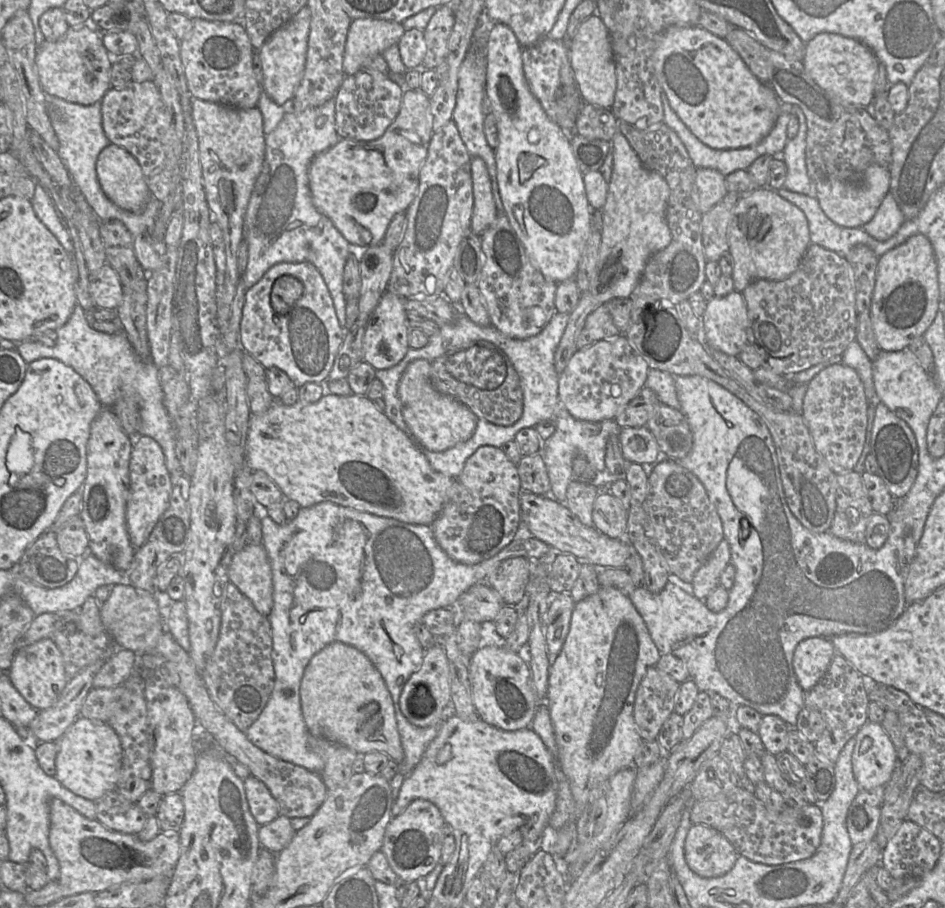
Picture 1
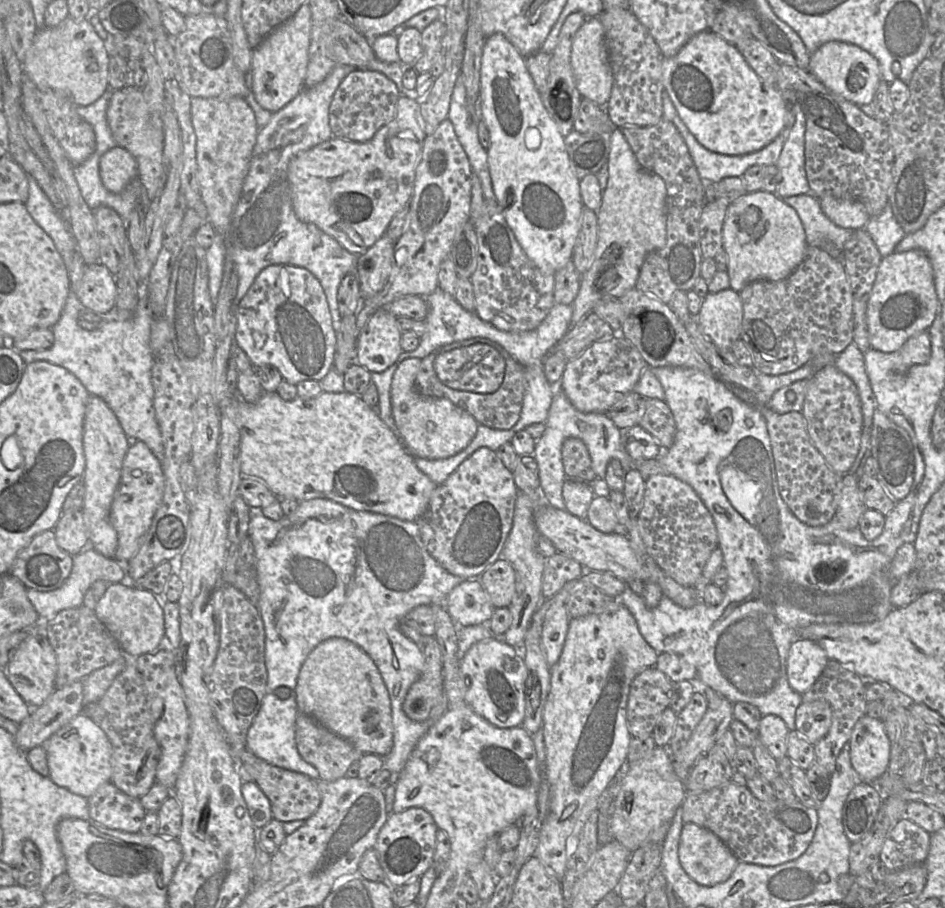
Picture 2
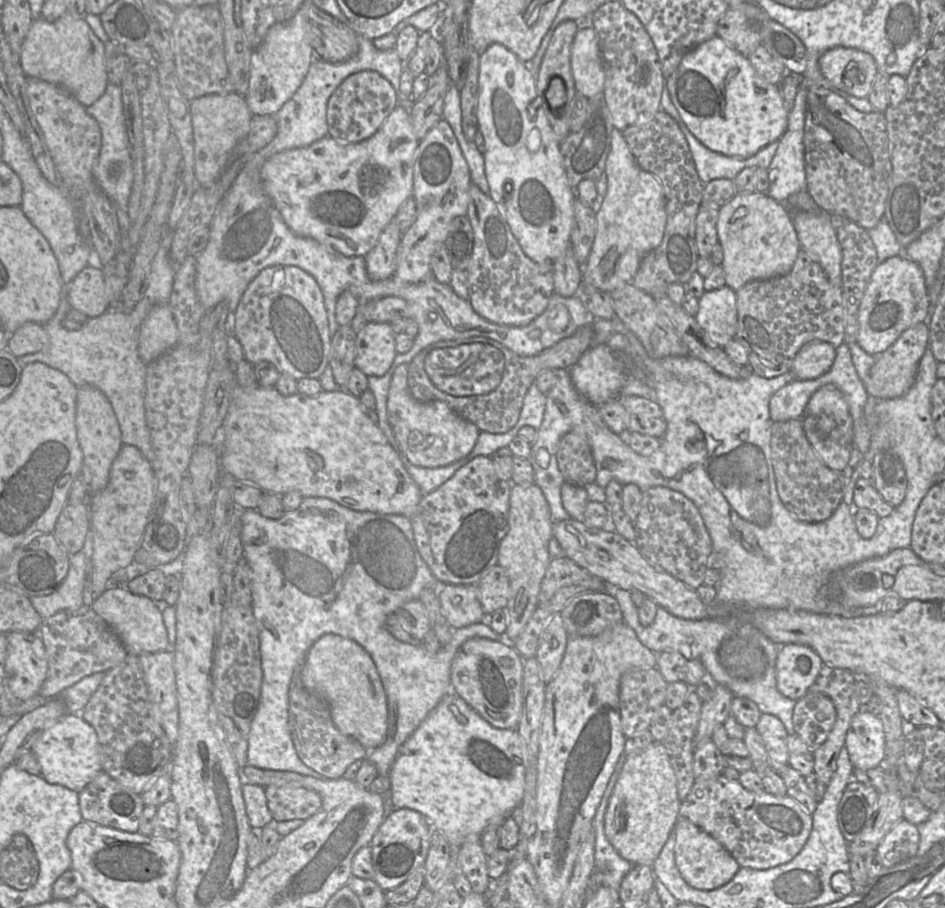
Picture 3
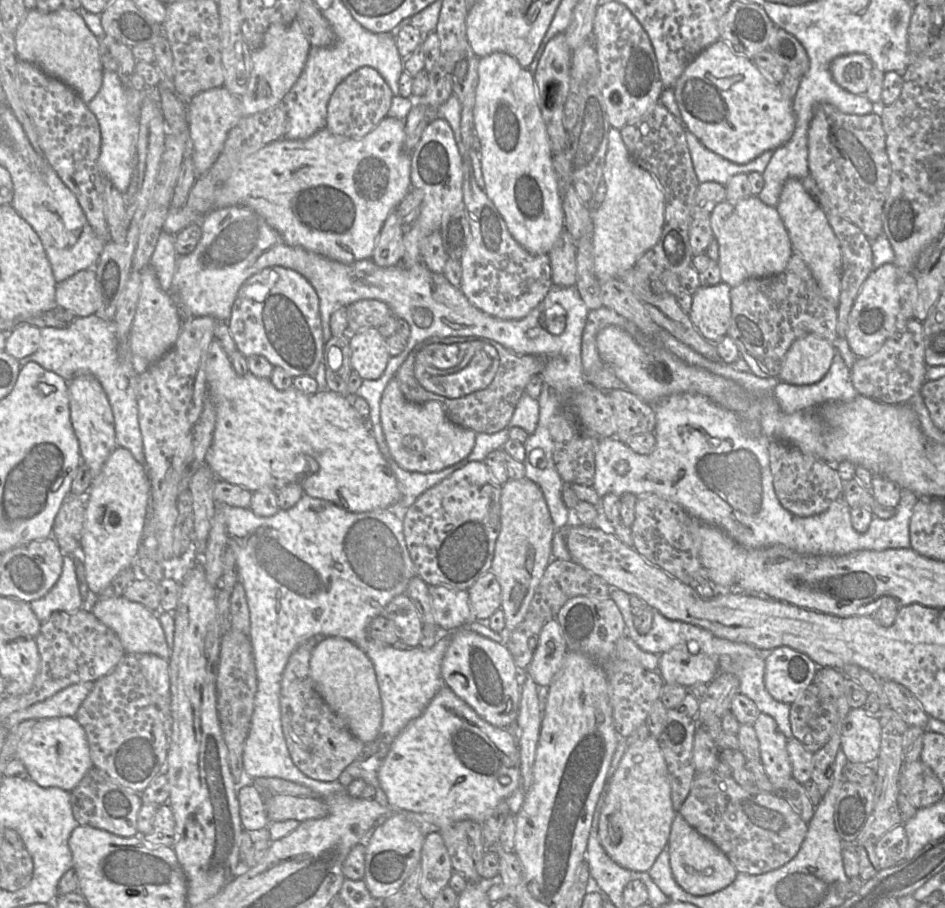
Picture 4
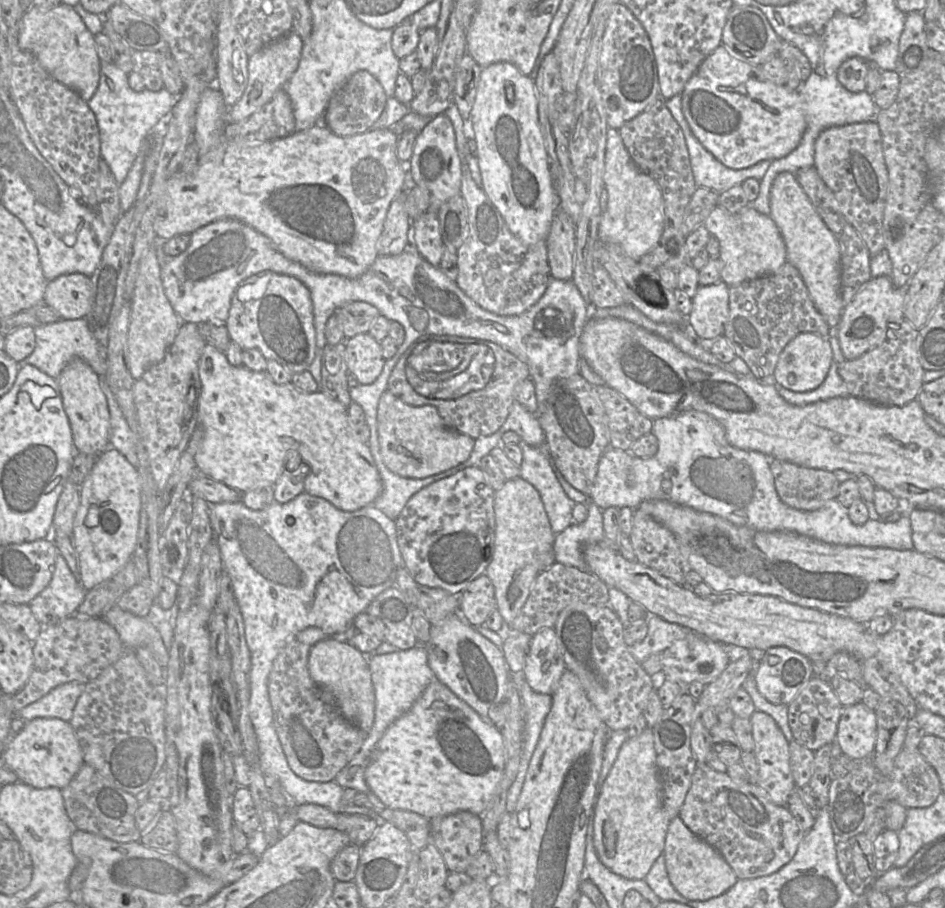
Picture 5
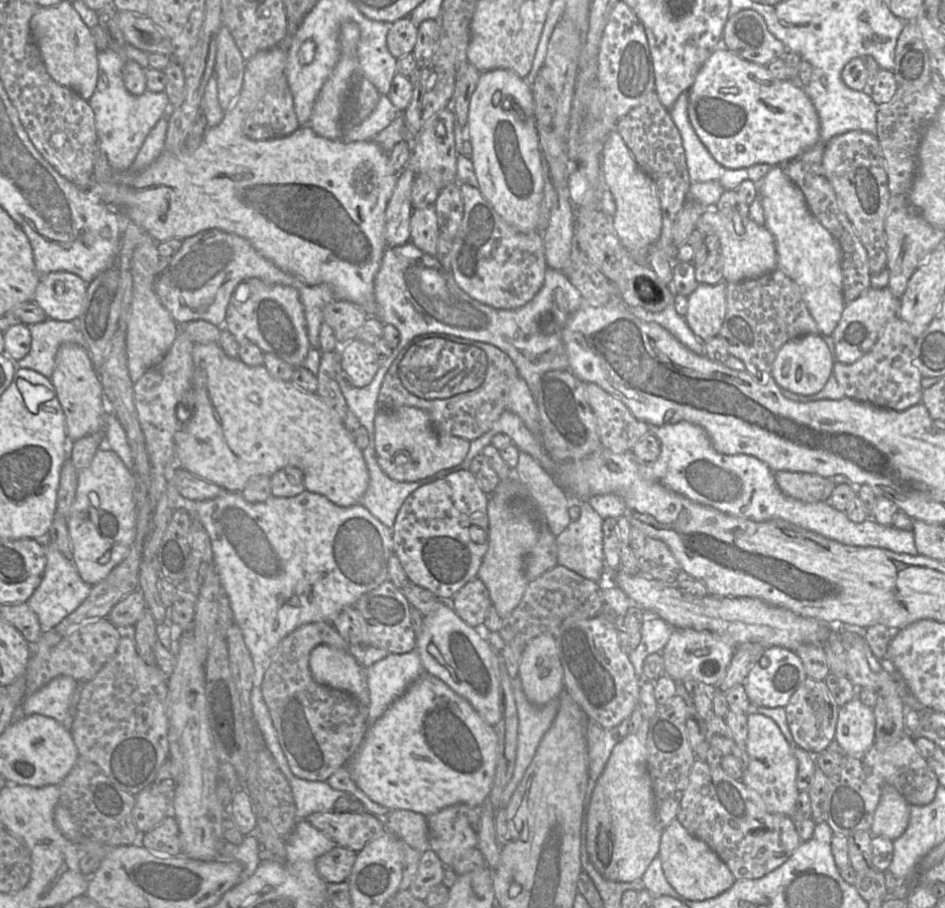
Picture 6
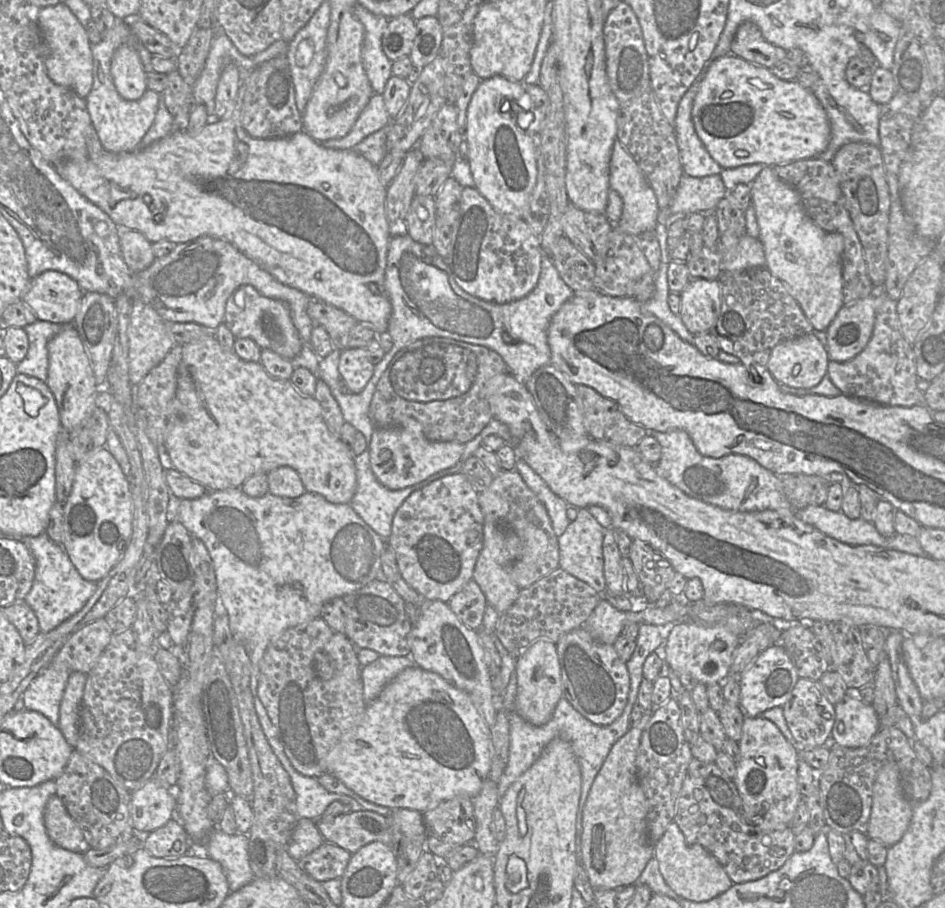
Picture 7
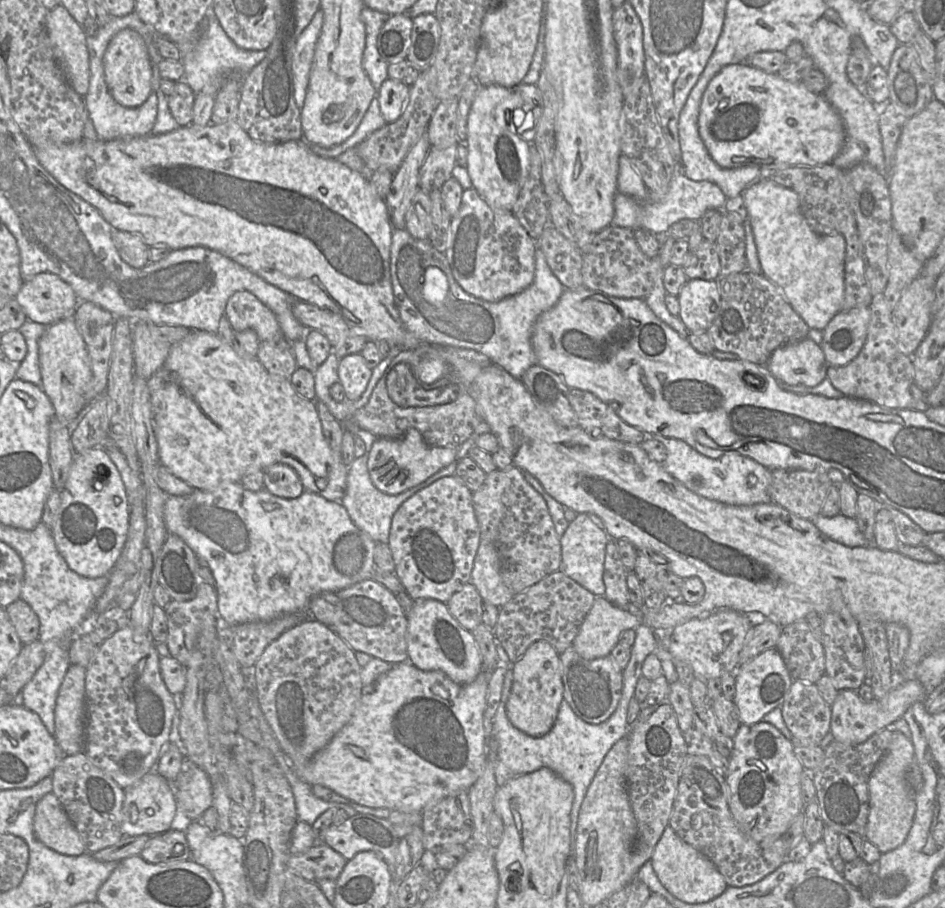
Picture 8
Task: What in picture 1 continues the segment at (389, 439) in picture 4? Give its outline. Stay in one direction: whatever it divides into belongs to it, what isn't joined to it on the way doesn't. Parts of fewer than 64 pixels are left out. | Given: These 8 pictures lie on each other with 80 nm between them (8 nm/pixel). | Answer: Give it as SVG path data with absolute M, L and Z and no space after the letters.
M426 359L411 361L400 379L398 393L404 421L413 436L426 449L441 452L471 438L478 418L463 403L434 389L430 382L430 369L431 362Z

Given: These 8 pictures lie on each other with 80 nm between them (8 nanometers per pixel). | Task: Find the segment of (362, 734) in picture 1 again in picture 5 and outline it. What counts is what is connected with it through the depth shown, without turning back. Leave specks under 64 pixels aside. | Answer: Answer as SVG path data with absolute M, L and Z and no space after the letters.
M328 637L311 648L308 670L312 680L332 697L341 713L367 734L375 717L375 692L369 669L369 657L340 637Z

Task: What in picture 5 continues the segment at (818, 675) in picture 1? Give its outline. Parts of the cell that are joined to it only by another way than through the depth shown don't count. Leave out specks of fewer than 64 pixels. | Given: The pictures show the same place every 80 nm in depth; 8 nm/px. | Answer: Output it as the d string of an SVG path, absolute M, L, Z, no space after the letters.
M785 646L771 647L763 652L763 659L754 663L752 673L755 676L758 691L773 704L788 705L814 676L812 662L806 656Z

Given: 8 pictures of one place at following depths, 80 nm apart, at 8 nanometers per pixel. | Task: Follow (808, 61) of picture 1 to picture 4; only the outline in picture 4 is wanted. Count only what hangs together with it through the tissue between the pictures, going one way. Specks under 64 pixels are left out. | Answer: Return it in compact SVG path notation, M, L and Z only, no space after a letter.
M865 54L839 56L830 63L833 80L844 90L856 95L866 93L874 65Z

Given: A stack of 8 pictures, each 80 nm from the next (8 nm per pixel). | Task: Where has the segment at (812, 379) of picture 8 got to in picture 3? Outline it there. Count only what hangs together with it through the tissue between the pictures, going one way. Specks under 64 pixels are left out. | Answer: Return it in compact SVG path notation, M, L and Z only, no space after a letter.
M813 340L799 350L790 371L796 380L816 379L829 371L836 357L836 348L828 342Z

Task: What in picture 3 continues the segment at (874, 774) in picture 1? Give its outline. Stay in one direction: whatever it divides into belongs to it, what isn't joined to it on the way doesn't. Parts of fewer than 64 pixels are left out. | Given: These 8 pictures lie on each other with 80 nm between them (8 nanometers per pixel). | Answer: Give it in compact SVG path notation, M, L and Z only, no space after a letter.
M859 710L852 718L845 746L854 768L878 767L885 757L885 733L879 716Z

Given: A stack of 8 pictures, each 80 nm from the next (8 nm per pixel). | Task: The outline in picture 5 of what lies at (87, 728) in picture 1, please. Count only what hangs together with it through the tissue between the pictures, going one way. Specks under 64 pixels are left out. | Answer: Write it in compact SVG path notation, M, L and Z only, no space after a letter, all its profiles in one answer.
M38 717L26 721L23 728L9 738L1 757L1 763L13 770L19 781L33 787L62 789L68 785L85 761L81 746L69 721L59 718Z

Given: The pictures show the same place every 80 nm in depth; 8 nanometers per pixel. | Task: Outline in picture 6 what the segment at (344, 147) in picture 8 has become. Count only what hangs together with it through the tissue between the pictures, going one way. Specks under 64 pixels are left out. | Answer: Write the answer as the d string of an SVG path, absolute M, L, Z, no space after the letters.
M380 95L373 112L359 125L348 129L340 140L359 142L373 140L374 136L385 129L400 113L391 103L388 96Z

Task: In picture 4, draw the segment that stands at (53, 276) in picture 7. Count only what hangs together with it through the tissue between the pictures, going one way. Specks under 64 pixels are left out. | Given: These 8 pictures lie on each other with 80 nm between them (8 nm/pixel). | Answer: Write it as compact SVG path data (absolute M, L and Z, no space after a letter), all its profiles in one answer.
M93 269L81 270L57 283L56 304L70 310L76 318L87 317L99 307L99 292Z

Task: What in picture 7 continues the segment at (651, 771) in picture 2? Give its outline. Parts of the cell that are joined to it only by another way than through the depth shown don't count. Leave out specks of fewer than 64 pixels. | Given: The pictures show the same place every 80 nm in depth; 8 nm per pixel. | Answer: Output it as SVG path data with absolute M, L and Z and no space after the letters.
M654 710L644 711L637 724L610 749L596 775L582 811L582 867L596 889L622 889L636 885L651 858L654 846L647 833L647 800L639 784L636 756L643 730Z

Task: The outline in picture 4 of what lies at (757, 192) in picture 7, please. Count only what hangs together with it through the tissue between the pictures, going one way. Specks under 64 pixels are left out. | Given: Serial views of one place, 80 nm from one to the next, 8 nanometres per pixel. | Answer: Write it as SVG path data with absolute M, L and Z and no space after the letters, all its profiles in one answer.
M789 178L783 184L776 206L790 241L793 254L798 254L810 268L822 295L838 308L841 294L842 260L840 244L823 209L803 187L802 181Z

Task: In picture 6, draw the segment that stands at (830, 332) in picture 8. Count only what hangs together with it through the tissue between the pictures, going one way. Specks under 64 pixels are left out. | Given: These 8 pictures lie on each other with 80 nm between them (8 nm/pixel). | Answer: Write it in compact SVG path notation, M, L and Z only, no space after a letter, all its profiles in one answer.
M868 288L863 294L850 303L846 303L840 321L831 334L836 361L851 364L866 354L877 341L885 324L899 316L899 299L886 288Z

